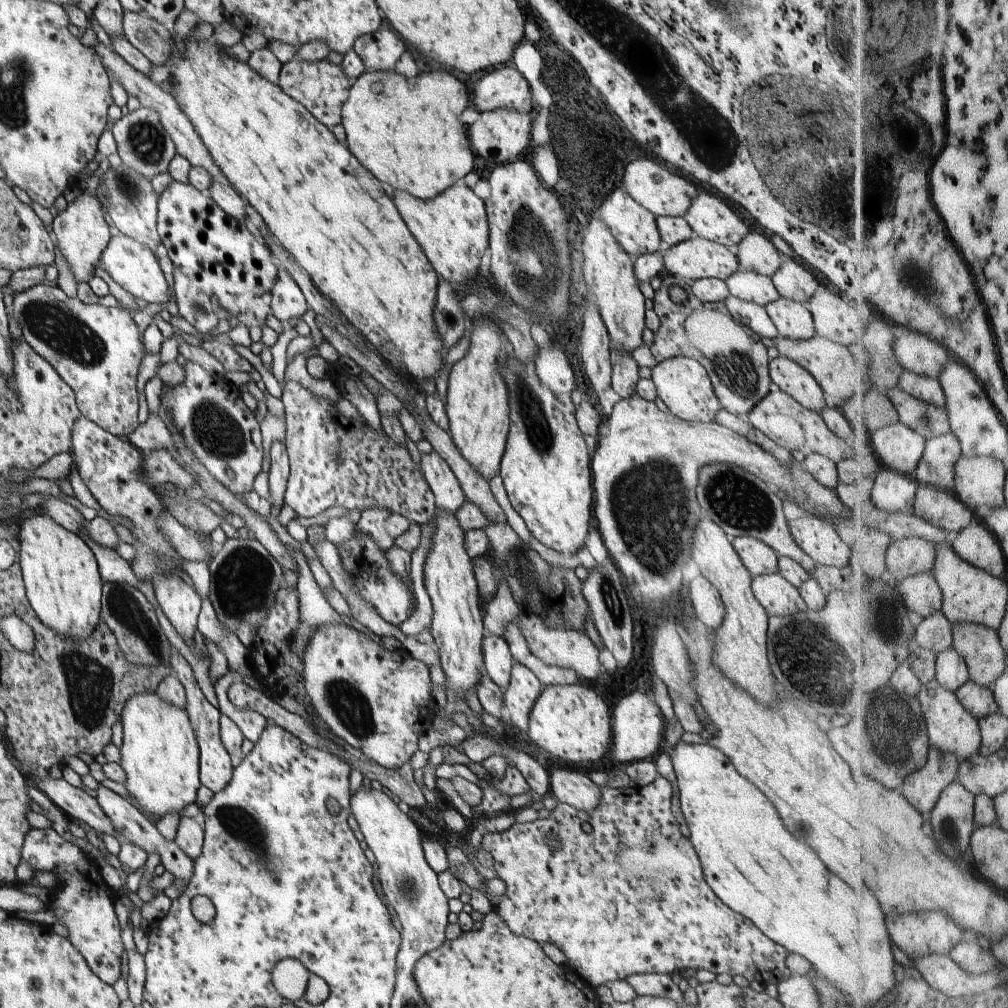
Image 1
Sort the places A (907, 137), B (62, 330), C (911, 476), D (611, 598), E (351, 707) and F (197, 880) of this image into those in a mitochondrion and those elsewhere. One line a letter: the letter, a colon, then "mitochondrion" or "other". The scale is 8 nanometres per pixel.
A: other
B: mitochondrion
C: other
D: mitochondrion
E: mitochondrion
F: other

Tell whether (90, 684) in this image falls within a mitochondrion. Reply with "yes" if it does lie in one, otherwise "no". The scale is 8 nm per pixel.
yes

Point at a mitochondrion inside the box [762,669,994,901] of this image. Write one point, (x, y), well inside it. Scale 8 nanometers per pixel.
(896, 733)

